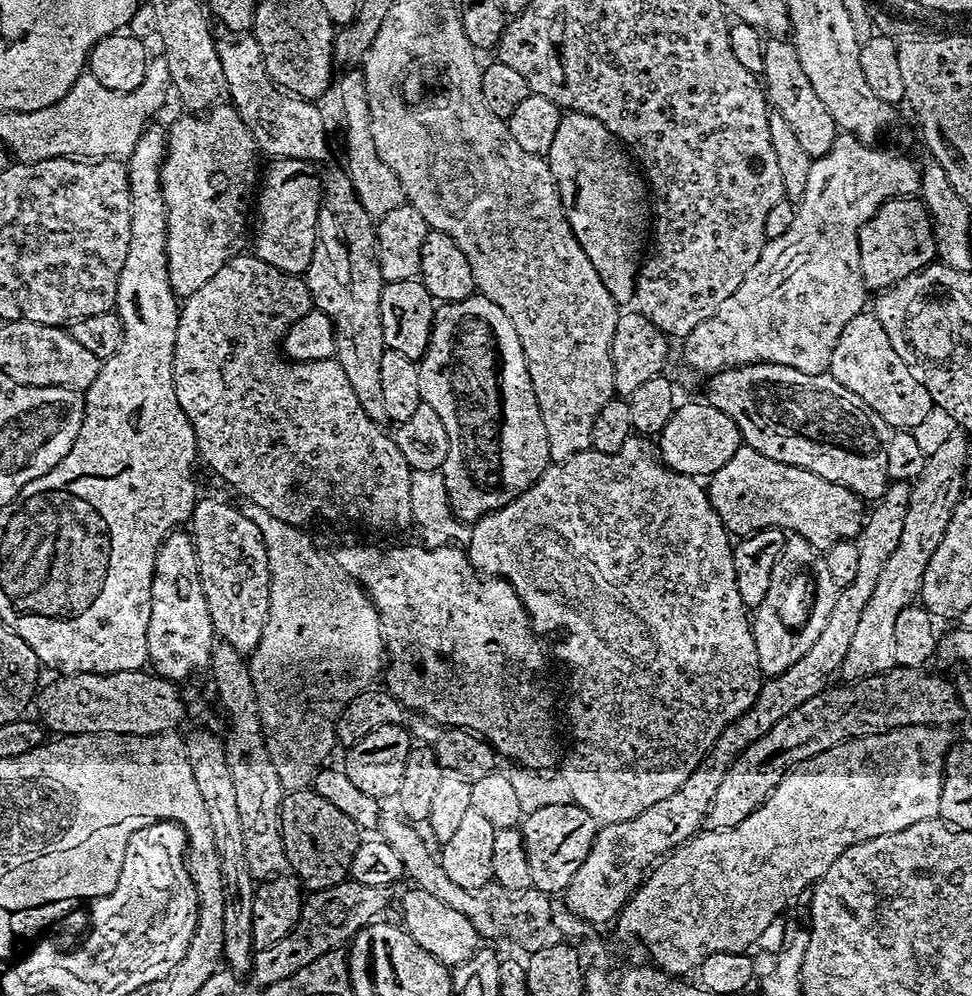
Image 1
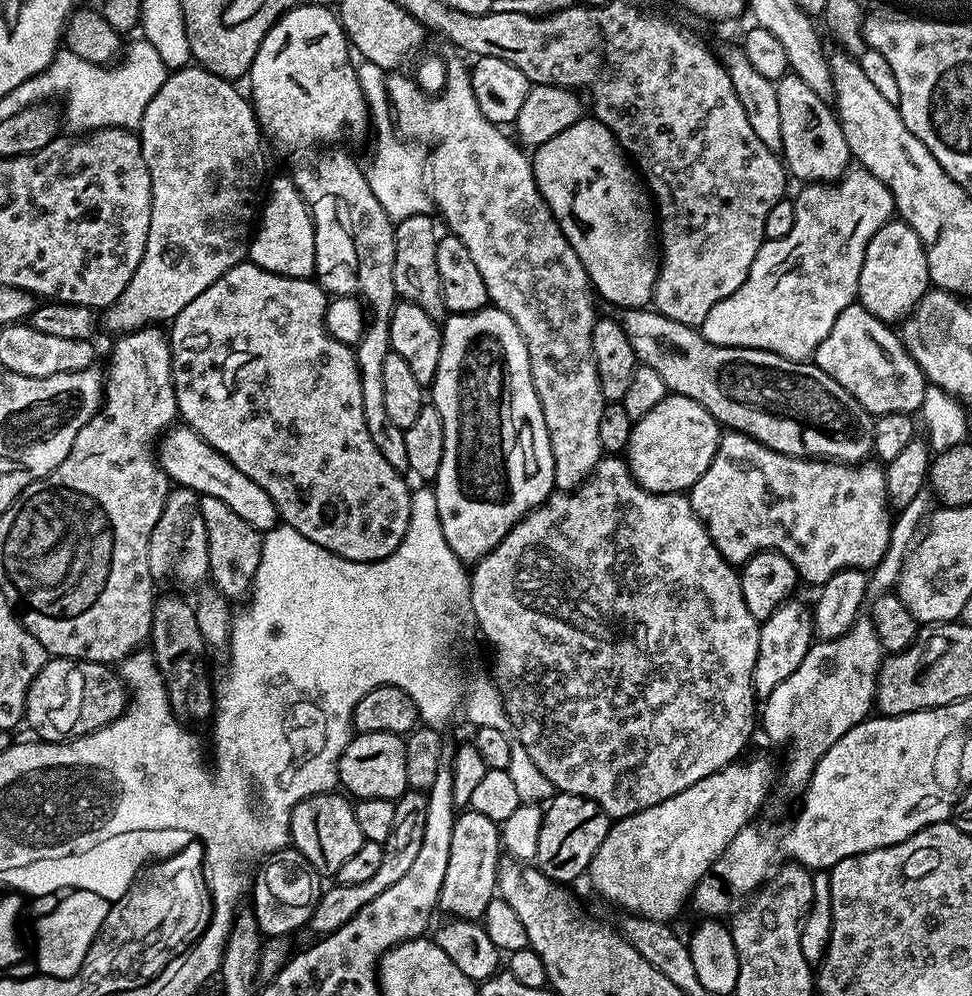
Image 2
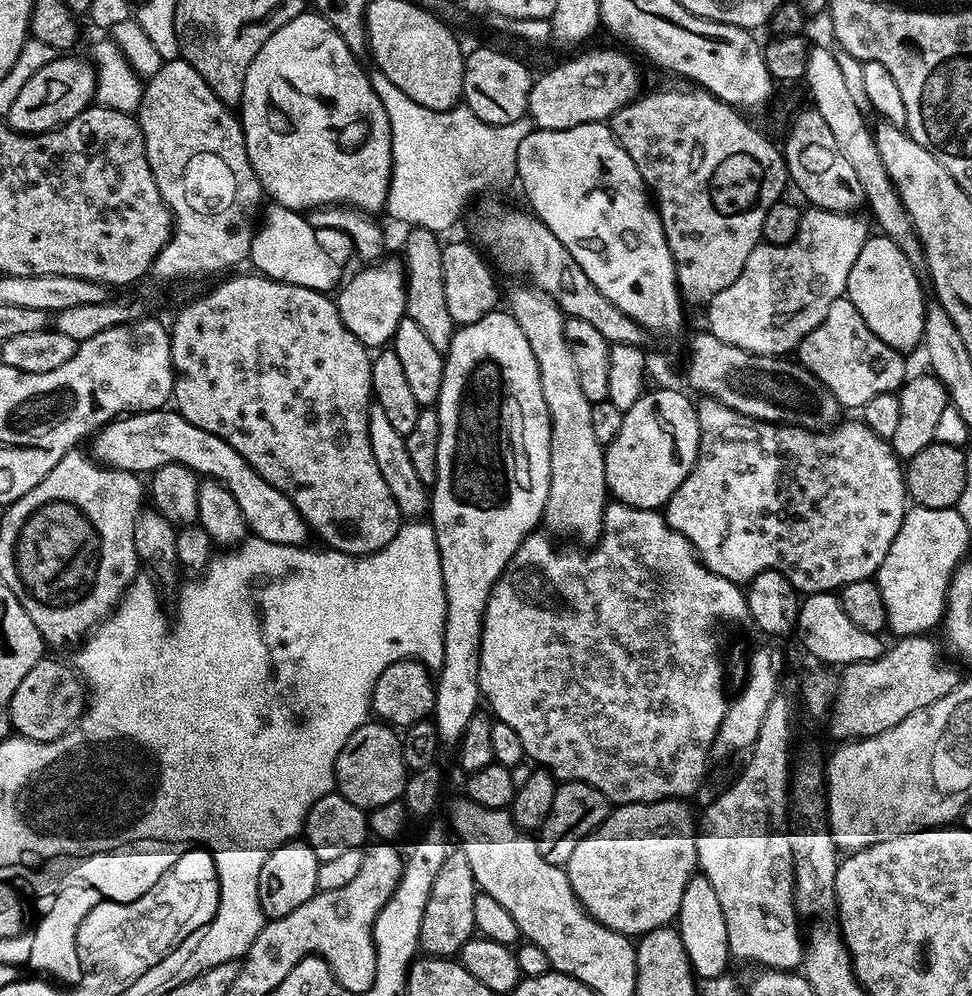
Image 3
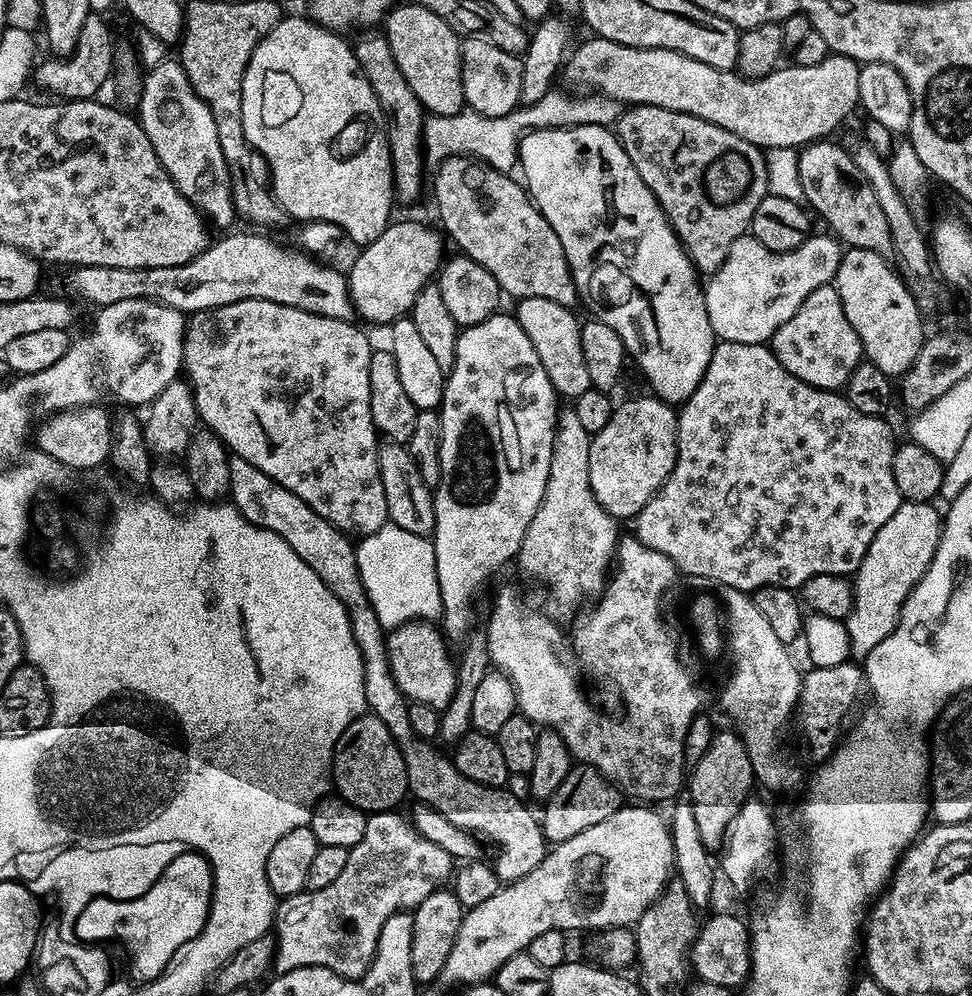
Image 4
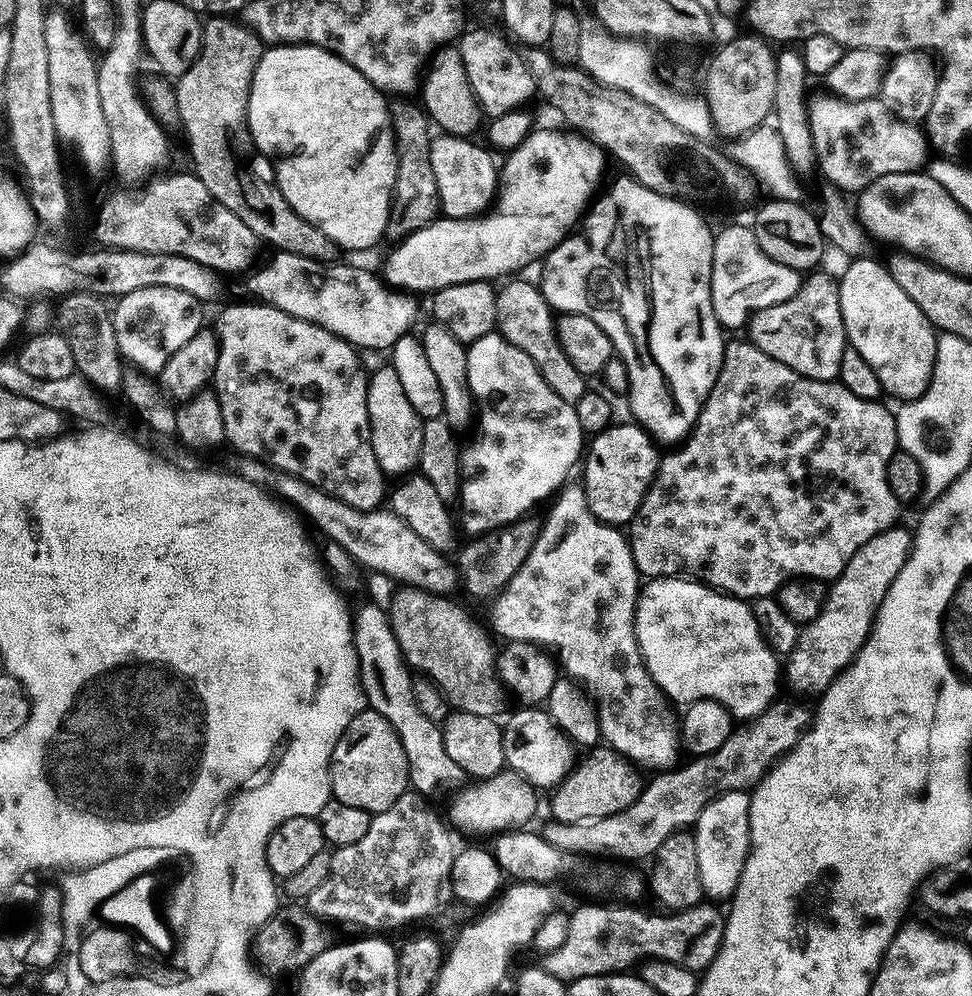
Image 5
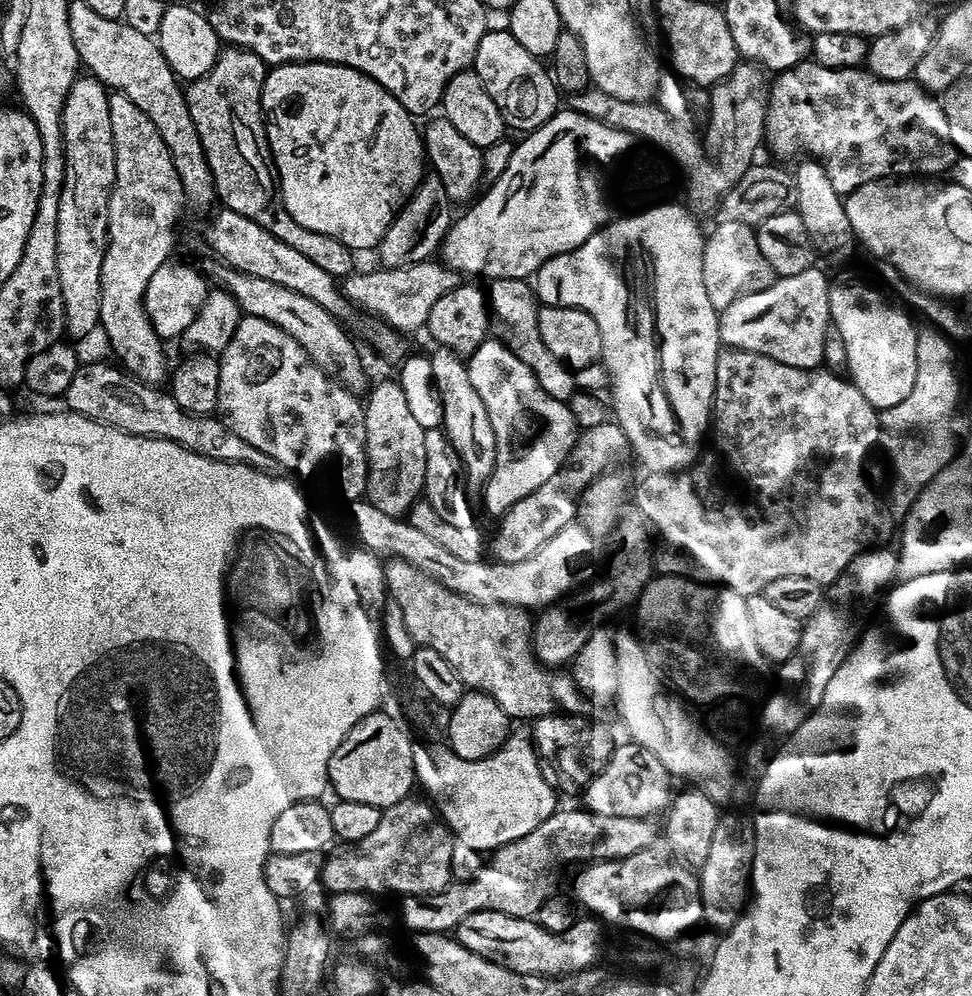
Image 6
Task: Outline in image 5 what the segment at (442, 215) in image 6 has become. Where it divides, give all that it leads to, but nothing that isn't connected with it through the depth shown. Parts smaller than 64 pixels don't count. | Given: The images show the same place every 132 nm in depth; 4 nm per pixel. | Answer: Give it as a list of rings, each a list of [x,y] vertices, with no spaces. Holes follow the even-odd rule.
[[[412,98],[388,100],[388,113],[392,119],[392,133],[396,139],[396,181],[392,191],[392,209],[388,215],[387,239],[398,242],[411,232],[424,228],[441,215],[438,198],[438,182],[434,182],[434,166],[430,166],[430,146],[433,133],[428,132],[430,121],[428,113]]]

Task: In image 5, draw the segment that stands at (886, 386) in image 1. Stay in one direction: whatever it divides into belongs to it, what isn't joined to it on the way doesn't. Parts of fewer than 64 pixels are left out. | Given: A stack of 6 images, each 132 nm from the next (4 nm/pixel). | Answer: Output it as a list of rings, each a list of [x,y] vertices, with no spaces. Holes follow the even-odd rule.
[[[813,271],[801,283],[800,289],[786,302],[778,306],[760,309],[750,321],[750,329],[752,328],[750,339],[753,344],[758,346],[758,350],[770,354],[770,358],[782,362],[782,366],[790,366],[790,370],[794,370],[806,378],[836,380],[840,375],[842,354],[846,347],[842,310],[840,309],[840,285],[835,275],[827,276],[826,273],[820,271]]]

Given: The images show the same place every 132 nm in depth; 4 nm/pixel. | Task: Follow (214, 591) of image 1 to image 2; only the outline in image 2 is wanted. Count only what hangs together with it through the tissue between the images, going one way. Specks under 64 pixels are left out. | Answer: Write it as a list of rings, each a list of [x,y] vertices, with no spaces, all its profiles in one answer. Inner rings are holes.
[[[201,496],[202,522],[206,522],[206,538],[210,542],[208,576],[211,583],[229,602],[243,601],[251,593],[252,579],[260,561],[261,533],[242,520],[226,502]]]

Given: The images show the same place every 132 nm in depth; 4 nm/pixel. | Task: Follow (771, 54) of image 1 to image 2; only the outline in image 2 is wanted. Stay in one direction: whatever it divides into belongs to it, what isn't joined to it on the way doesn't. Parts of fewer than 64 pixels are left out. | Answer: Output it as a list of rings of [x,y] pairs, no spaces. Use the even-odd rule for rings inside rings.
[[[794,74],[775,81],[775,85],[778,94],[778,118],[782,126],[780,152],[787,171],[791,175],[793,172],[800,182],[813,184],[840,179],[850,167],[850,153],[835,111],[823,97],[814,94],[814,90],[810,90],[810,86],[802,82],[802,78]]]

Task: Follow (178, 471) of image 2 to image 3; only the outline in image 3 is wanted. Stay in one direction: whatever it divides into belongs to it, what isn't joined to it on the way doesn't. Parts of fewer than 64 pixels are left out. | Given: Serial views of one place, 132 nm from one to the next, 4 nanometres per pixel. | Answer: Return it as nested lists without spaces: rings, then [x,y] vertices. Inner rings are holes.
[[[172,408],[125,414],[110,421],[91,437],[90,455],[105,468],[150,474],[164,465],[180,464],[198,476],[217,480],[238,502],[249,531],[259,540],[301,547],[310,529],[283,489],[266,482],[228,442],[201,427],[194,426]]]

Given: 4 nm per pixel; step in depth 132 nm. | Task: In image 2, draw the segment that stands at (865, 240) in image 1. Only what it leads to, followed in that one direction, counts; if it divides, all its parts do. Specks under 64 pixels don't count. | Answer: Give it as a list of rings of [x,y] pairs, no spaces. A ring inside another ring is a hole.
[[[899,218],[889,219],[870,238],[866,246],[866,258],[862,258],[862,274],[858,274],[856,300],[874,318],[892,326],[911,316],[917,302],[930,290],[926,252],[918,234]]]

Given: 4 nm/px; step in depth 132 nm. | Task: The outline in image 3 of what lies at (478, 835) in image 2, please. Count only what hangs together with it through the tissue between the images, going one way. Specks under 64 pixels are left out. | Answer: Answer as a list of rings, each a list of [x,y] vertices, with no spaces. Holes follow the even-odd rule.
[[[459,850],[449,851],[446,862],[442,862],[438,870],[438,878],[434,878],[434,887],[426,901],[426,911],[422,914],[421,953],[441,958],[452,958],[460,953],[462,946],[466,946],[466,942],[473,939],[476,932],[474,898],[477,893],[474,870],[470,870],[466,854]]]

